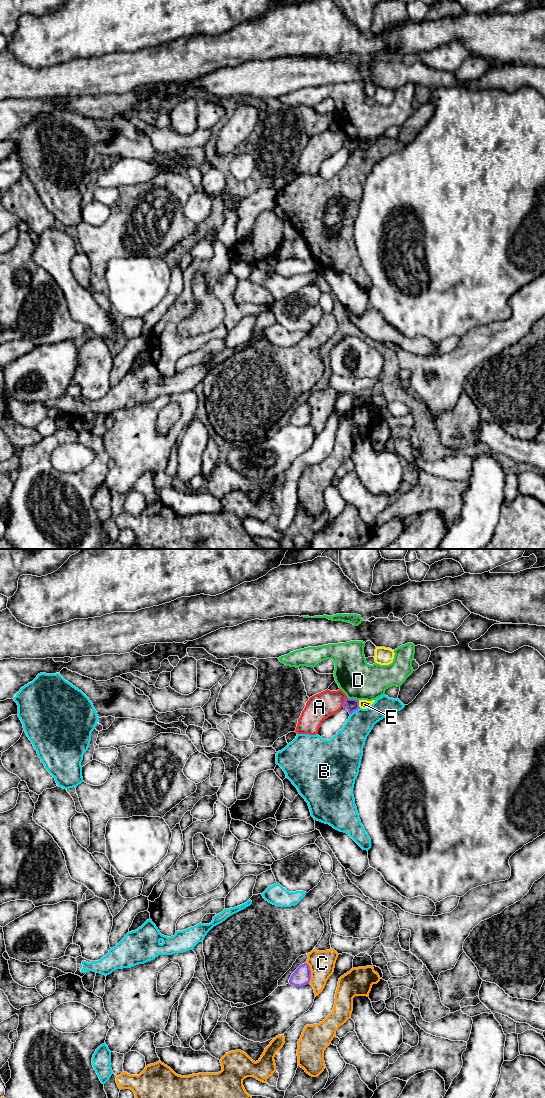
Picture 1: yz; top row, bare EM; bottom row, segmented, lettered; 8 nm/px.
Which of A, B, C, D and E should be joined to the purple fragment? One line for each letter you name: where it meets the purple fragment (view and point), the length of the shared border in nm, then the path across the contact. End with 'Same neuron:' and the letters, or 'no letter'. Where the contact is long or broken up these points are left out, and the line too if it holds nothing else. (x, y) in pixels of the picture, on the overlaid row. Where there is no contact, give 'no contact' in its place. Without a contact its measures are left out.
Same neuron: no letter

